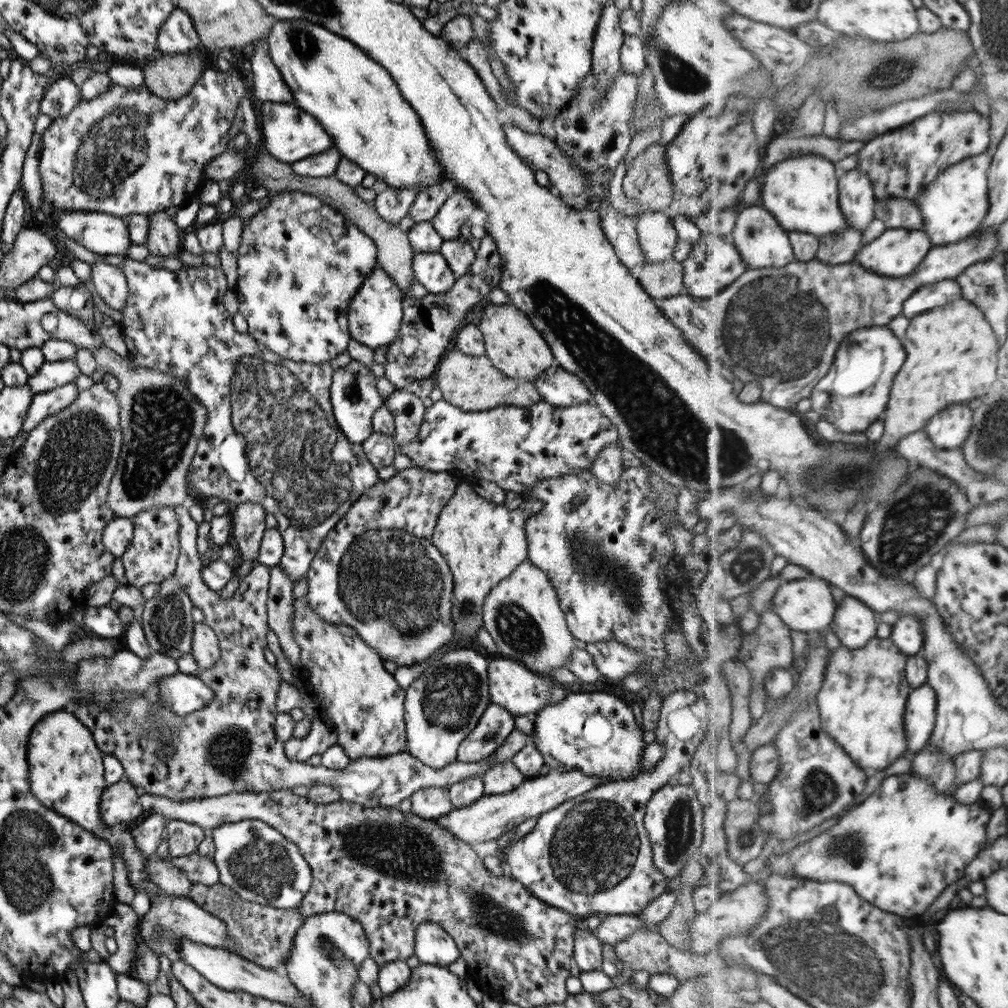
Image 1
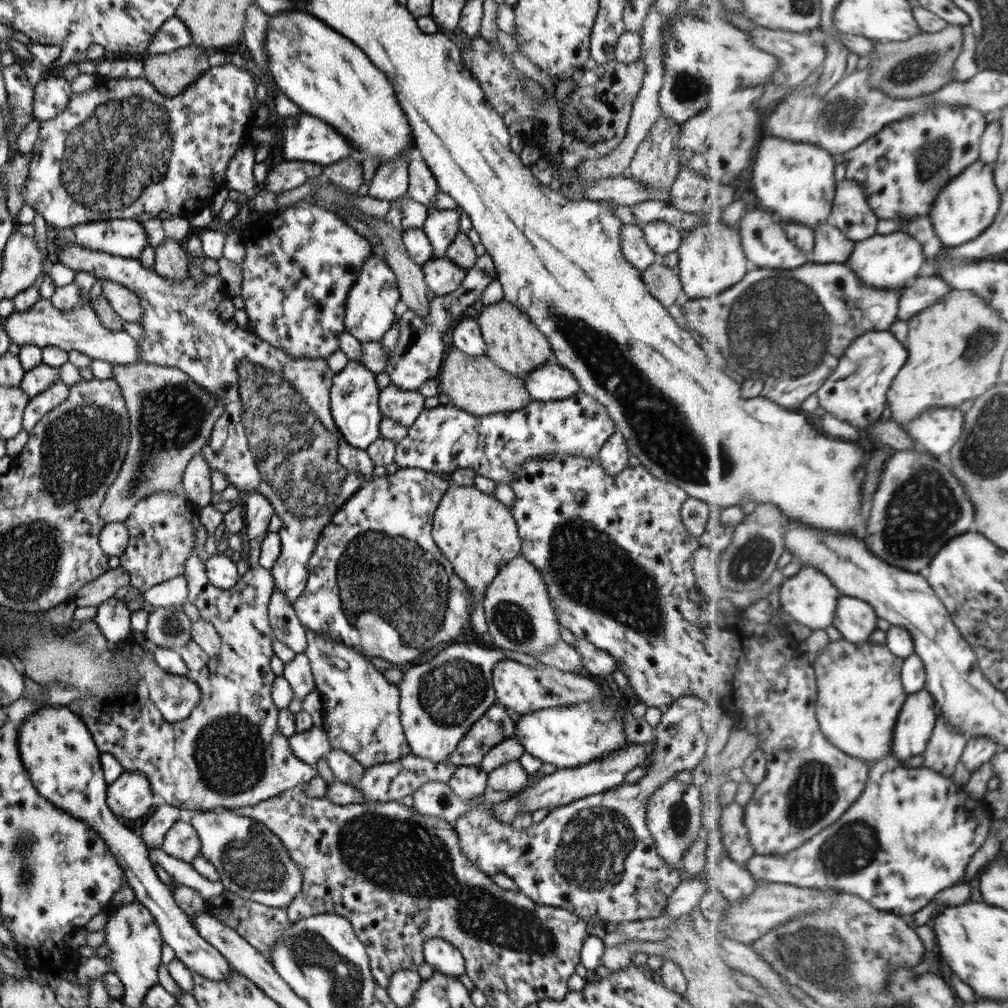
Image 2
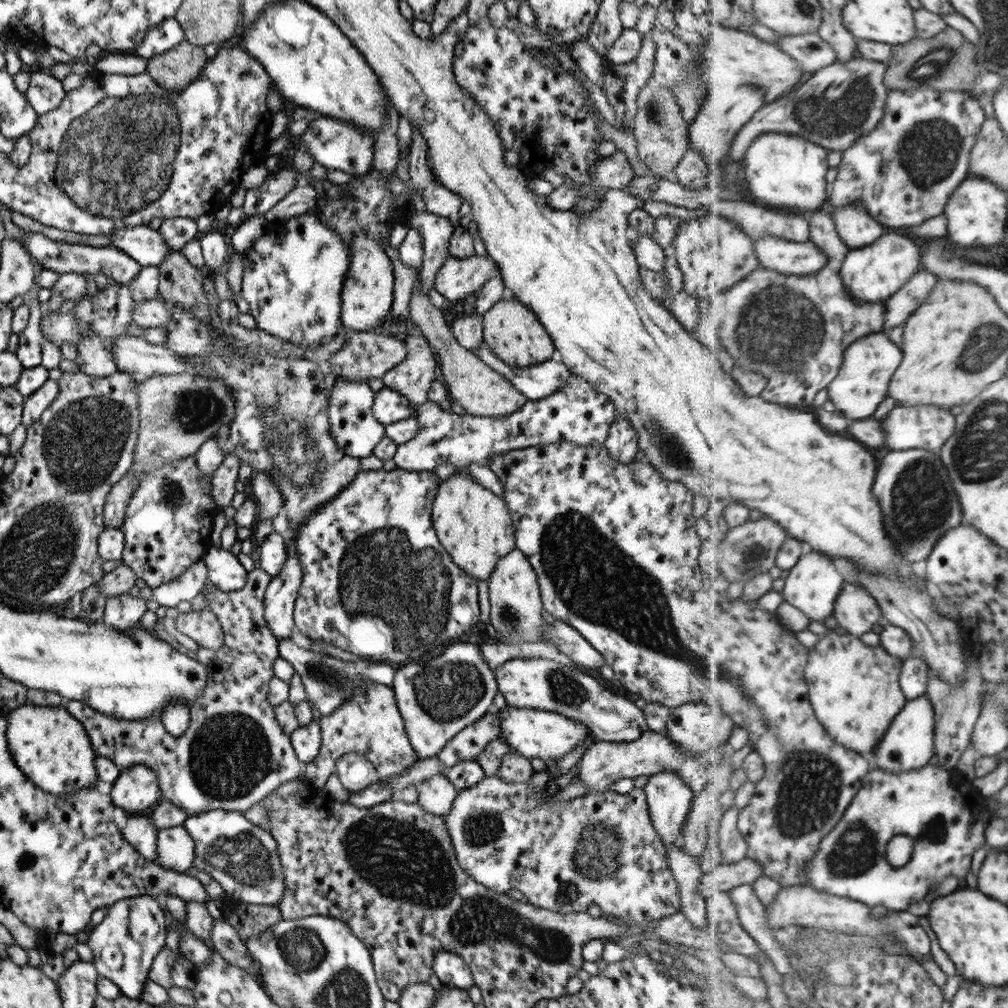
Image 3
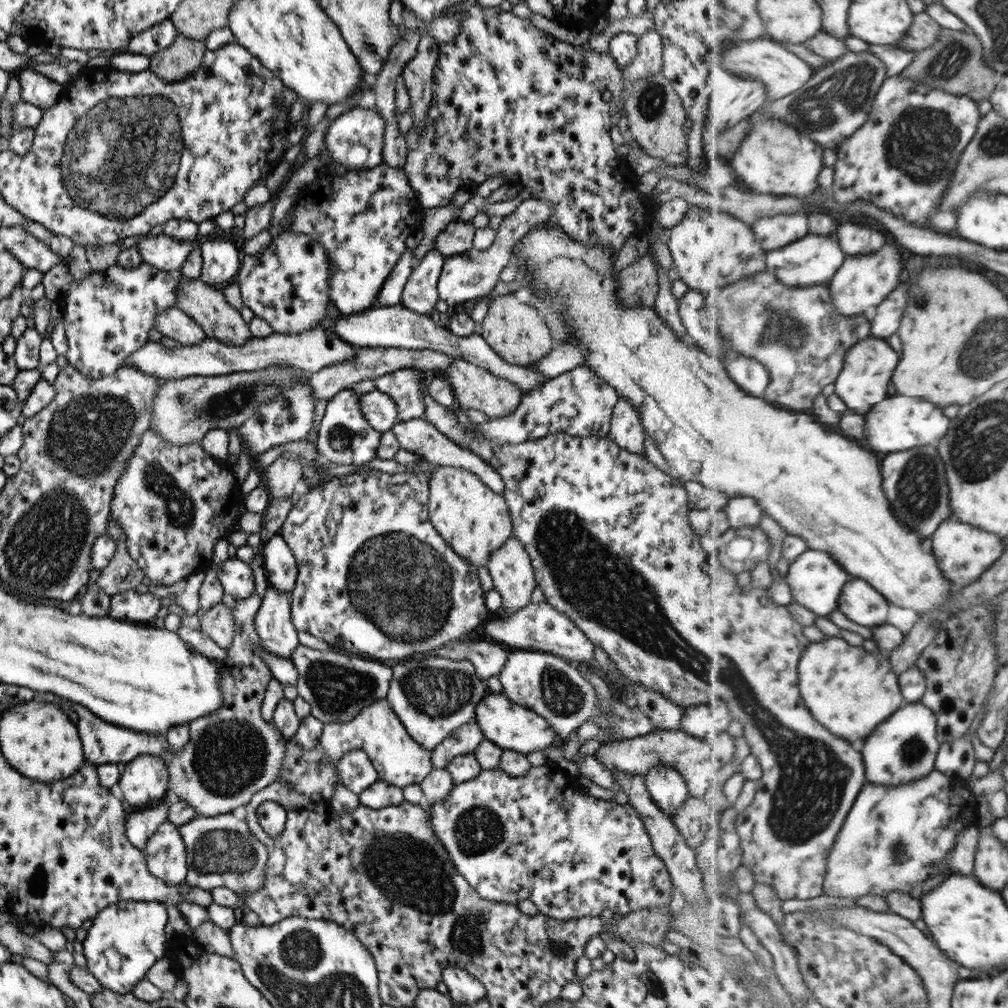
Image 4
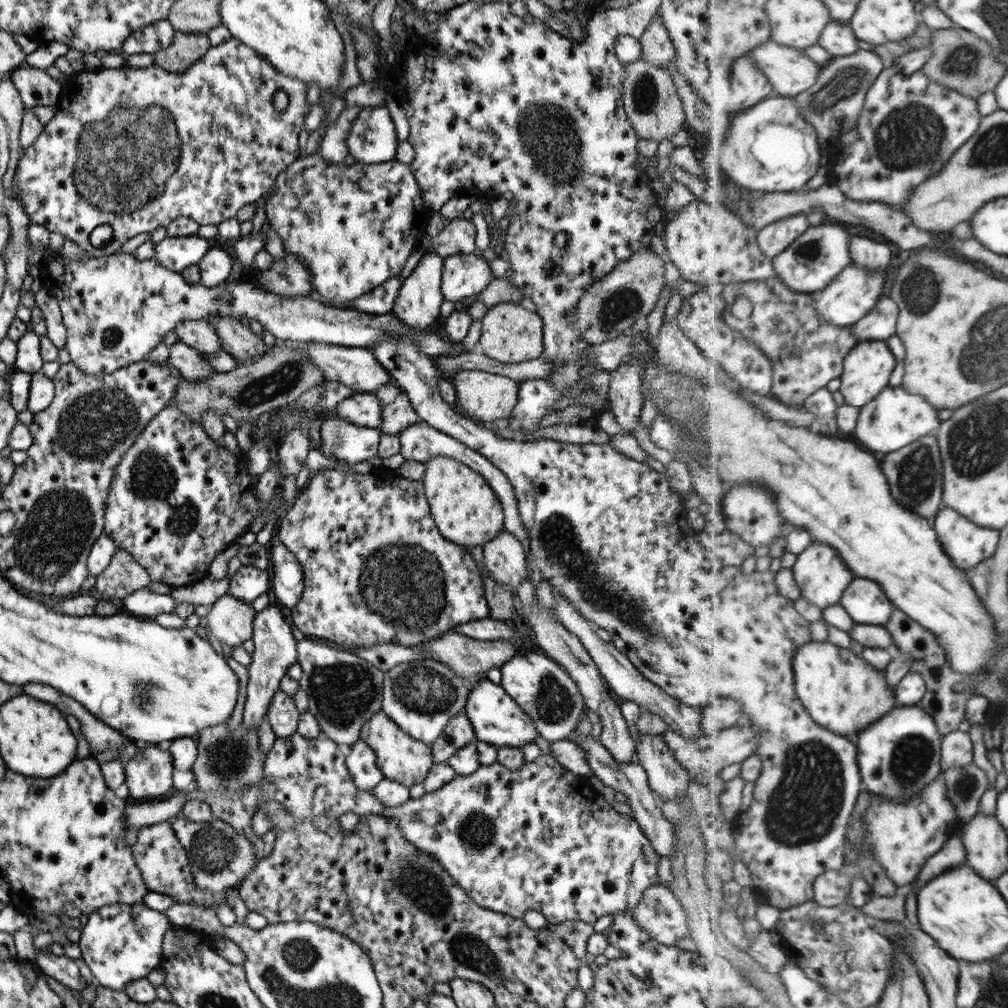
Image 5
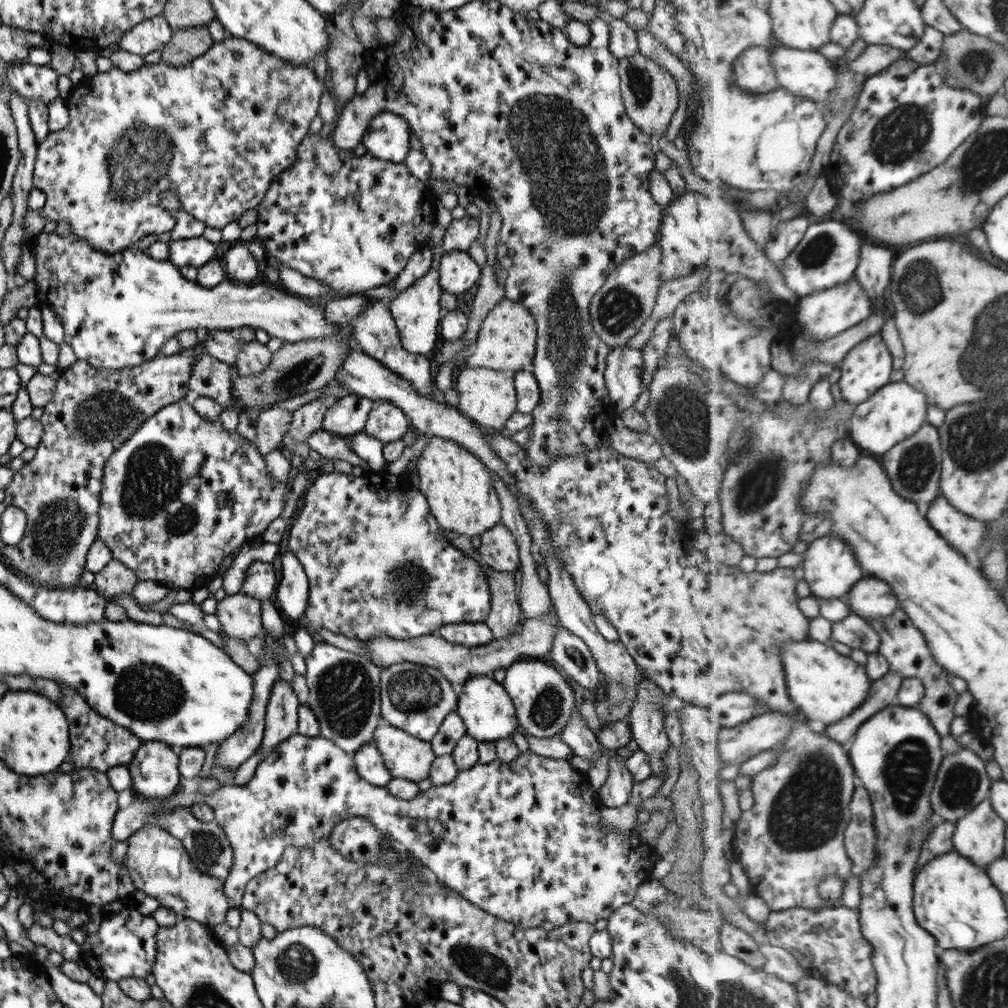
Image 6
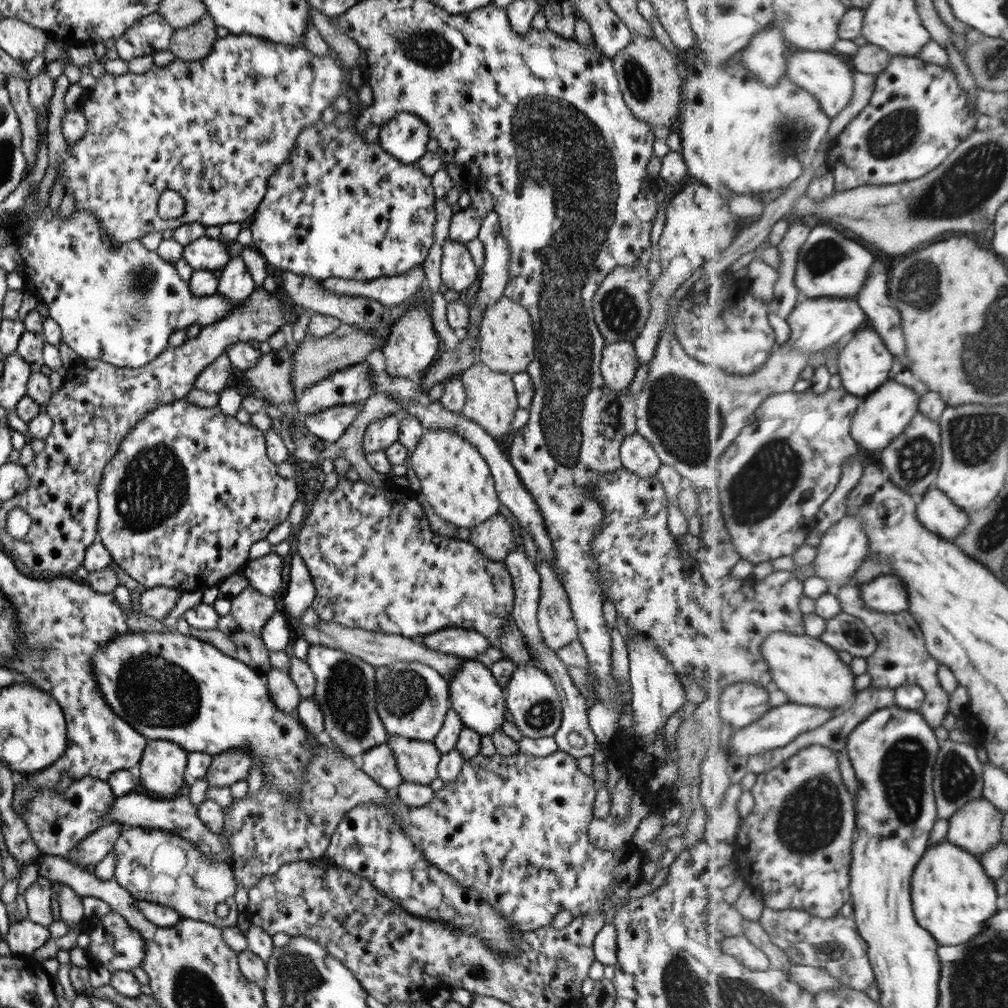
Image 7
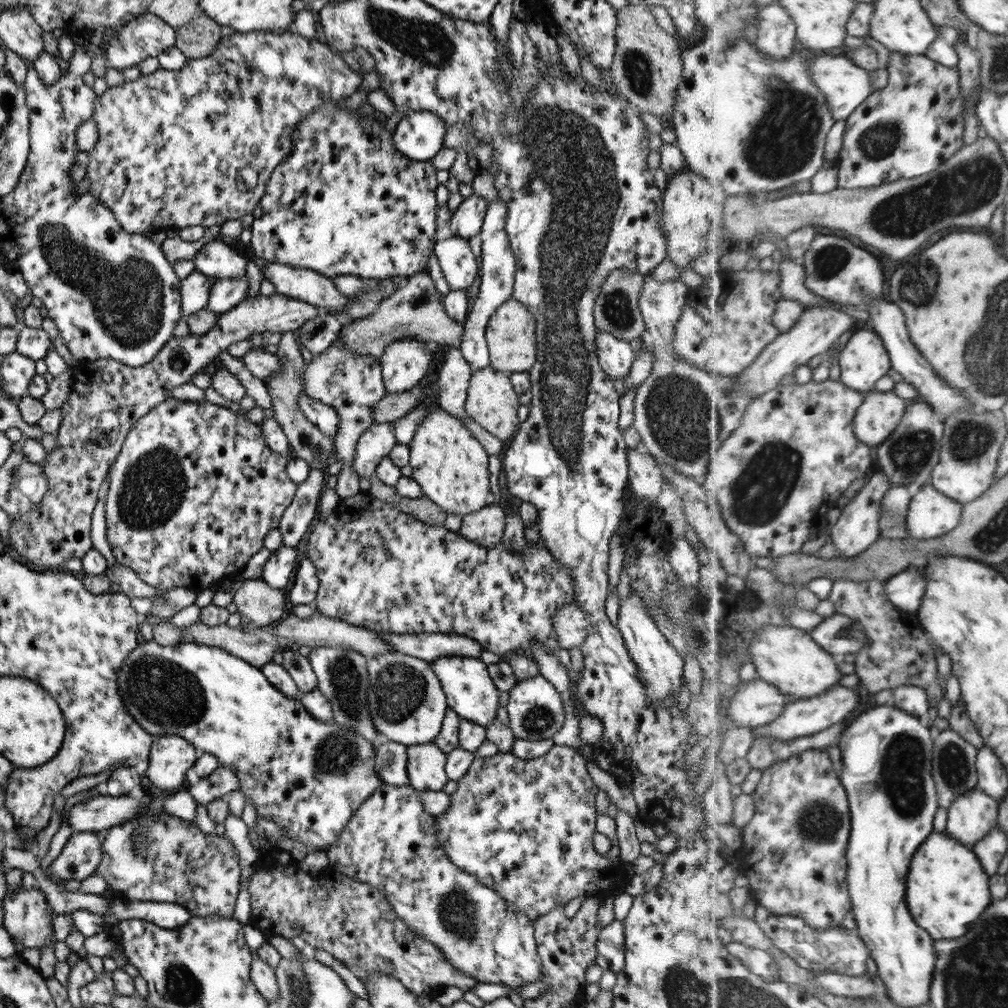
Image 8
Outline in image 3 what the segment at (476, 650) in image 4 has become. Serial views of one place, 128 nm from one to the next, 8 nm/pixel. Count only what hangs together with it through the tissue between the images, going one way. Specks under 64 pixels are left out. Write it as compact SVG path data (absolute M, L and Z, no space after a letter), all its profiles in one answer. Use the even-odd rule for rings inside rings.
M524 642L521 644L500 643L478 645L478 652L486 659L489 669L494 672L503 662L518 658L544 658L575 666L572 659L558 650L556 644L548 642Z

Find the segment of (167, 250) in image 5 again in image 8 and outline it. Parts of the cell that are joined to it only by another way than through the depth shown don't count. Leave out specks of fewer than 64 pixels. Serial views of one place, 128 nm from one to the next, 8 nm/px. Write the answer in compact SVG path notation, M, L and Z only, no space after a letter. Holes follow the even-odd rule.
M225 240L204 244L193 258L195 270L214 279L245 275L247 258L236 253Z

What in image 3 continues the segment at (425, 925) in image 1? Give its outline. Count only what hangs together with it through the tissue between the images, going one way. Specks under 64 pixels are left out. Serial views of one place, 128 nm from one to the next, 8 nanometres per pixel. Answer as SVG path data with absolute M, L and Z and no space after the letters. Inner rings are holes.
M440 951L433 960L433 973L444 985L468 992L473 984L471 968L458 954Z

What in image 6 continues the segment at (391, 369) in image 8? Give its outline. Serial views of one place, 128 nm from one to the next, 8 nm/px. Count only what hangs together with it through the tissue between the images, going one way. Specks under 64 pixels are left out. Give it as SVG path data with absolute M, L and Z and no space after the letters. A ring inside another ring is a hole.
M431 266L431 269L427 270L424 276L417 280L416 284L408 287L405 291L399 292L390 302L390 312L401 336L403 347L408 352L426 356L434 348L436 339L440 337L438 327L442 310L439 302L442 291L443 289L439 283L439 269Z

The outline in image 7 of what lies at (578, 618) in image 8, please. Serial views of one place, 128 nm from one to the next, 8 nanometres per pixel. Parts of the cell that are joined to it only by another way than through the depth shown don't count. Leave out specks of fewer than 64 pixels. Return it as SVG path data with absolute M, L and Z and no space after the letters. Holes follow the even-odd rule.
M537 552L537 571L541 577L541 591L537 622L542 641L554 652L578 640L578 629L569 606L566 590L551 566Z

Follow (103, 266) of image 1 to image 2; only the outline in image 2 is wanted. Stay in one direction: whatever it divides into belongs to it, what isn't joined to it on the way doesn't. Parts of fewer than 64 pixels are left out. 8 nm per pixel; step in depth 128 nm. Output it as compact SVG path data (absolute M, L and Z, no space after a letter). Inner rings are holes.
M103 278L102 294L122 320L138 323L142 318L143 310L139 298L129 288Z

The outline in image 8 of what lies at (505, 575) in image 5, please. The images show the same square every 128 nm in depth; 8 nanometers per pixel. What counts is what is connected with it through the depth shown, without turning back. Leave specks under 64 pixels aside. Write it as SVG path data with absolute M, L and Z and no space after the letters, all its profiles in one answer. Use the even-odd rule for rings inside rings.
M489 504L464 516L459 533L470 542L490 548L503 540L506 519L506 508Z

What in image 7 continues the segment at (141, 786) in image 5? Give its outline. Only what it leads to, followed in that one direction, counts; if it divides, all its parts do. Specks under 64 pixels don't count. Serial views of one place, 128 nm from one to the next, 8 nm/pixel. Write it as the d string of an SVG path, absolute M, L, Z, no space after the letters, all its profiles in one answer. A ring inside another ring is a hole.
M149 740L142 753L140 784L159 795L174 794L184 784L188 752L168 740Z

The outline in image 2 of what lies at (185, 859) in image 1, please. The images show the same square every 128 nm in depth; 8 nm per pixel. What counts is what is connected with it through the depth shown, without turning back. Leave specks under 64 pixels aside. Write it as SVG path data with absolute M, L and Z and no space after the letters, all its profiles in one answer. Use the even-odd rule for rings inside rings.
M148 848L148 850L148 860L152 865L160 865L174 881L197 890L204 900L208 901L222 892L223 884L219 880L206 878L192 866L192 863L168 856L161 848Z

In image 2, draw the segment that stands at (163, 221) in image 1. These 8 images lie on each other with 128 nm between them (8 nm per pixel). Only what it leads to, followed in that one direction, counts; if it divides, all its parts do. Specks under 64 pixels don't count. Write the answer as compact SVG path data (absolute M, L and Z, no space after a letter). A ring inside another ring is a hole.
M168 238L164 240L164 244L155 248L153 268L160 276L183 281L190 277L186 268L190 260L192 259L184 249L184 243Z

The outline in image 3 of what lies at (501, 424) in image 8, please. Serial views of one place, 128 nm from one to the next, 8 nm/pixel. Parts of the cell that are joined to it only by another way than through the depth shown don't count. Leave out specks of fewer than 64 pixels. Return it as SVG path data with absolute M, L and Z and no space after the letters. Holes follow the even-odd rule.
M420 267L416 269L416 278L412 286L409 303L409 318L424 335L427 343L438 358L439 380L445 384L451 400L460 404L468 414L479 417L501 417L518 410L528 399L502 374L492 370L481 358L472 351L462 348L451 328L446 324L443 309L437 308L429 299L418 278Z

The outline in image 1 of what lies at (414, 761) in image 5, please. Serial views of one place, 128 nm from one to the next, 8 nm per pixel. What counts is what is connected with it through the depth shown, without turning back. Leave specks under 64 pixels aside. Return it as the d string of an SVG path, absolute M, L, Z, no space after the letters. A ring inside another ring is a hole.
M304 596L302 600L298 598L294 599L294 625L293 625L294 639L300 647L300 659L301 666L306 672L306 679L308 684L312 686L314 695L319 698L319 703L322 705L322 716L330 722L330 724L337 730L337 744L340 745L351 760L356 760L362 757L389 757L391 754L406 752L407 750L407 738L406 738L406 726L404 722L404 701L405 701L405 690L398 684L398 681L394 678L394 675L386 669L382 663L382 658L364 643L364 640L356 634L356 629L351 626L326 622L322 620L320 616L316 616L312 610L310 610L310 604L308 604L307 596Z

